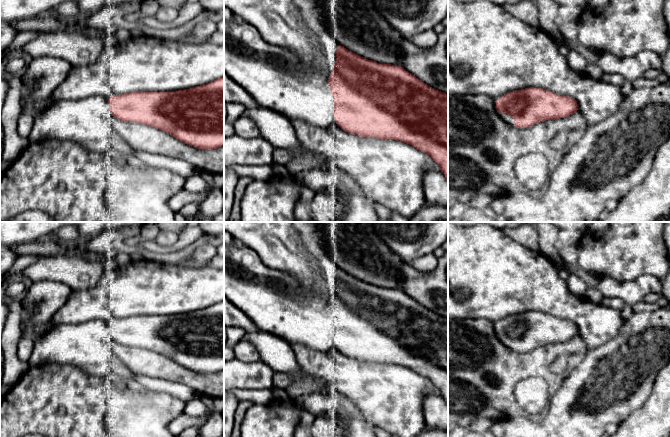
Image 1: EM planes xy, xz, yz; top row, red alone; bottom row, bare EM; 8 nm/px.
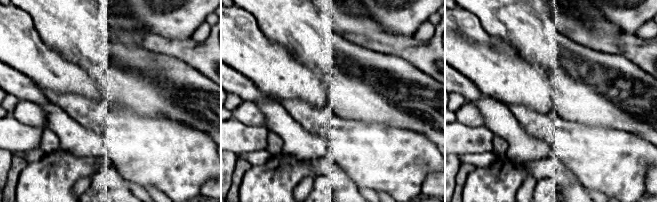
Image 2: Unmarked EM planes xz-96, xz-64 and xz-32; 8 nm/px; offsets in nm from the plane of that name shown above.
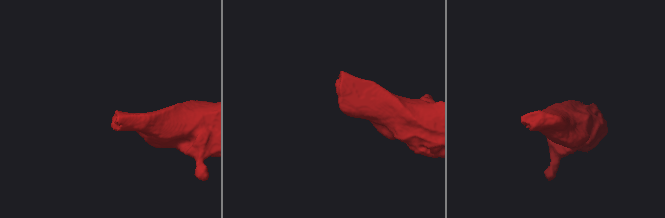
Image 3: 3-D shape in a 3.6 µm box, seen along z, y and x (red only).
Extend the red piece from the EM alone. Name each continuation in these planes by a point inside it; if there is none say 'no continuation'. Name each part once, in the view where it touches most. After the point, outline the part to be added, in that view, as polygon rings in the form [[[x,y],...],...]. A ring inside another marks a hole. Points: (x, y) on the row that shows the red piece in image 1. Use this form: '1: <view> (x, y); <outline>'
1: xz (277, 79); [[[224,20],[224,73],[241,85],[261,108],[271,109],[290,120],[303,120],[319,128],[326,129],[335,123],[334,102],[324,86],[322,76],[305,65],[295,53],[266,42],[260,32],[250,23]]]

